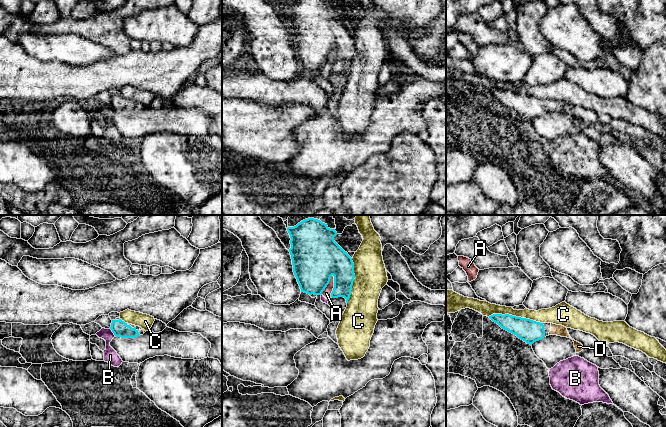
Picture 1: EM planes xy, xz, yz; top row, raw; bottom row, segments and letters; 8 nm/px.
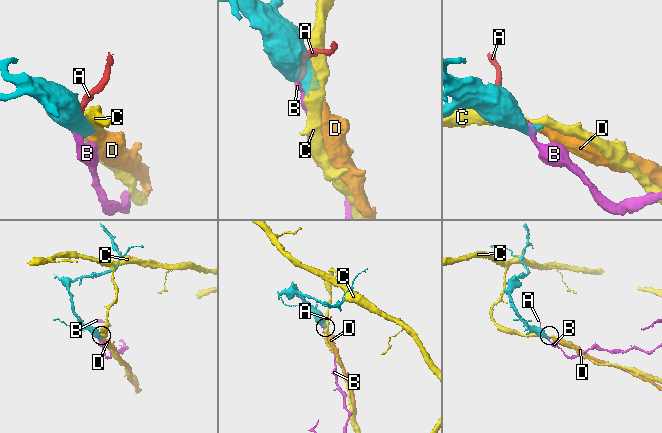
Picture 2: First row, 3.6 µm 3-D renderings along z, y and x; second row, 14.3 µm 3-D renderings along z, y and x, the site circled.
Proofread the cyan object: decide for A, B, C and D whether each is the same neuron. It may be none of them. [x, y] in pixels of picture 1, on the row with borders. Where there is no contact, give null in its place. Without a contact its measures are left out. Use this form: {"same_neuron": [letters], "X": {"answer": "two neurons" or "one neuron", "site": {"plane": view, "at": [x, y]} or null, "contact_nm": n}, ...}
{"same_neuron": ["D"], "A": {"answer": "two neurons", "site": {"plane": "xz", "at": [328, 283]}, "contact_nm": 190}, "B": {"answer": "two neurons", "site": {"plane": "xy", "at": [112, 331]}, "contact_nm": 80}, "C": {"answer": "two neurons", "site": {"plane": "yz", "at": [515, 316]}, "contact_nm": 440}, "D": {"answer": "one neuron", "site": {"plane": "xy", "at": [131, 327]}, "contact_nm": 60}}

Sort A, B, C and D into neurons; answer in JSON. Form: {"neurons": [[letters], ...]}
{"neurons": [["A", "B"], ["C"], ["D"]]}

